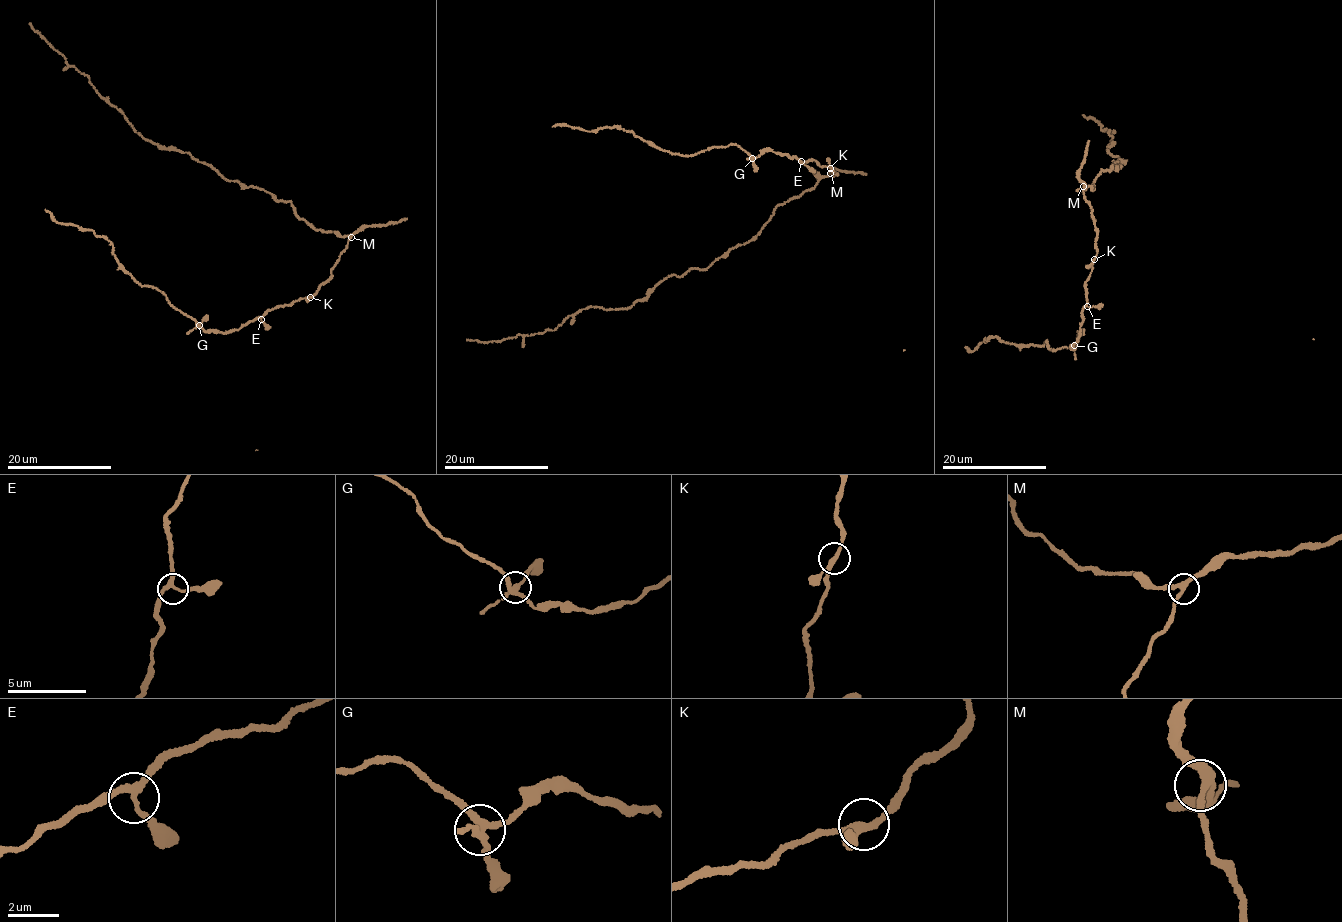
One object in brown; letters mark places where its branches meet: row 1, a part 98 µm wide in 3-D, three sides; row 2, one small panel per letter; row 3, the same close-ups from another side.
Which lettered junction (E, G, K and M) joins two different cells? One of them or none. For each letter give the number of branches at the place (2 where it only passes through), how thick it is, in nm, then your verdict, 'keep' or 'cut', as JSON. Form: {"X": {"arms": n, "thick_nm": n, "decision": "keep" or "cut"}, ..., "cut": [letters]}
{"E": {"arms": 3, "thick_nm": 220, "decision": "keep"}, "G": {"arms": 4, "thick_nm": 280, "decision": "cut"}, "K": {"arms": 3, "thick_nm": 260, "decision": "keep"}, "M": {"arms": 3, "thick_nm": 280, "decision": "keep"}, "cut": ["G"]}

